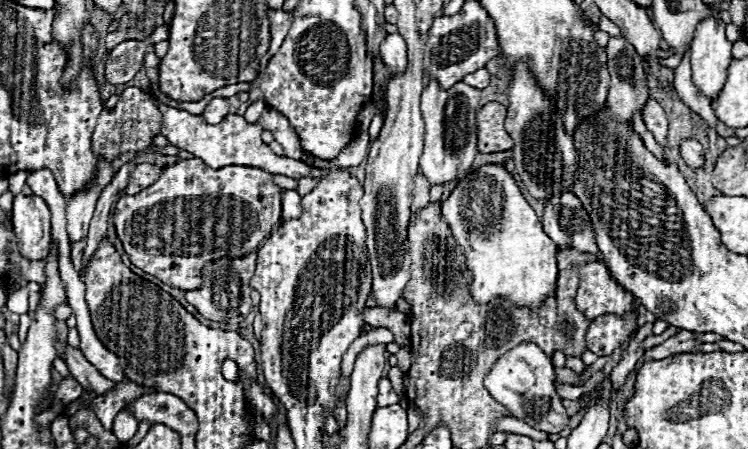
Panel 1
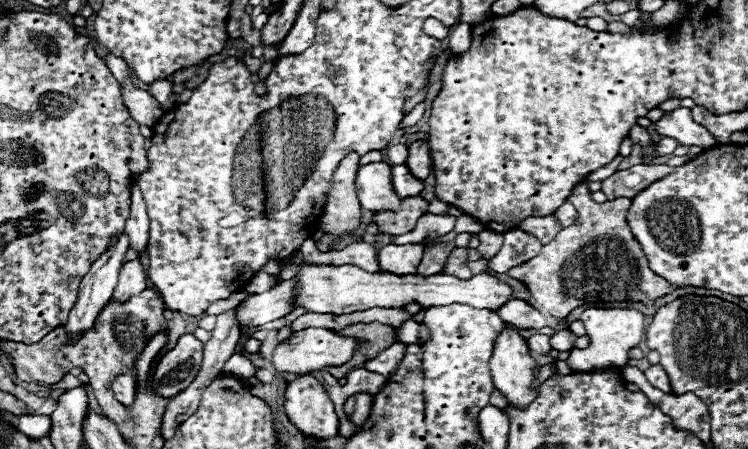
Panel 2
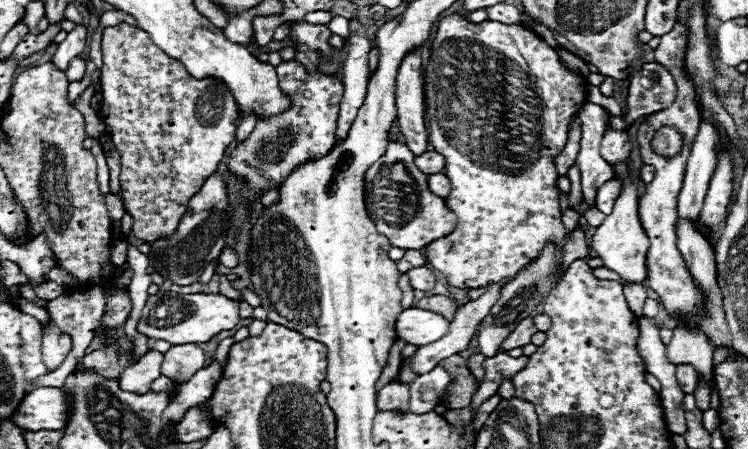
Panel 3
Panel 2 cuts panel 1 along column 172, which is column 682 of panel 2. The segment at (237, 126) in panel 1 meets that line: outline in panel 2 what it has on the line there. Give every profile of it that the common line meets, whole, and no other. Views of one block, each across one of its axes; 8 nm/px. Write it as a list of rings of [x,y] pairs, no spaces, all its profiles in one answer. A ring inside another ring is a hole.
[[[678,108],[670,114],[664,114],[656,122],[656,130],[662,136],[674,138],[682,146],[700,146],[702,150],[708,150],[718,144],[704,126],[694,122],[692,112],[688,108]]]

